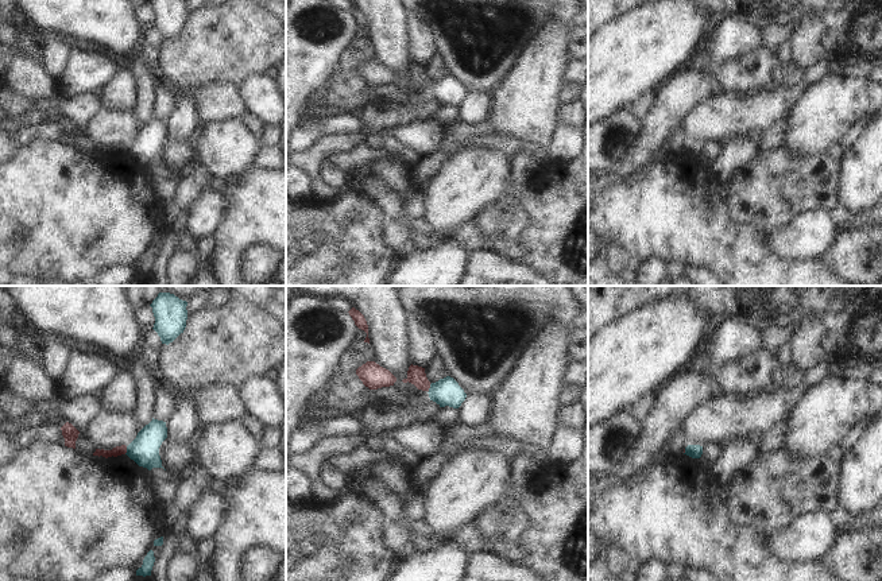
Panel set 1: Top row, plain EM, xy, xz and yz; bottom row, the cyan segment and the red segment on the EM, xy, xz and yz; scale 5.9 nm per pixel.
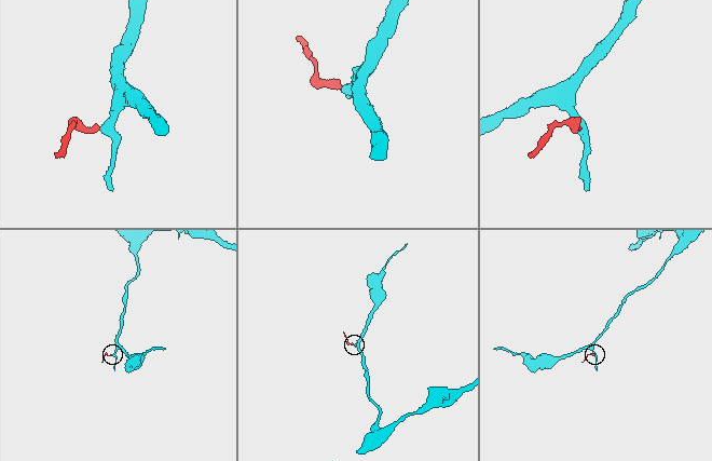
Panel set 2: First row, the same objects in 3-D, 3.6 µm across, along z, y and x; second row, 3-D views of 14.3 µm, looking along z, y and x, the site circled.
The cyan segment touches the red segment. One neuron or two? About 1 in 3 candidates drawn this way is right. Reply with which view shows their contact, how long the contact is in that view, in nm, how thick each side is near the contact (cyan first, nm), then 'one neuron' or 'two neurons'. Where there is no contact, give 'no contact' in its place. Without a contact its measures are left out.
xy | 50 nm | 180/60 nm | two neurons

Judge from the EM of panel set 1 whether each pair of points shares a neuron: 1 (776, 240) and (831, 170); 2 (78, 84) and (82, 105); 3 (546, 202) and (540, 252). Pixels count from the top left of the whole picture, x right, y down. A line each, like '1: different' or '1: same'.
1: different
2: different
3: same

